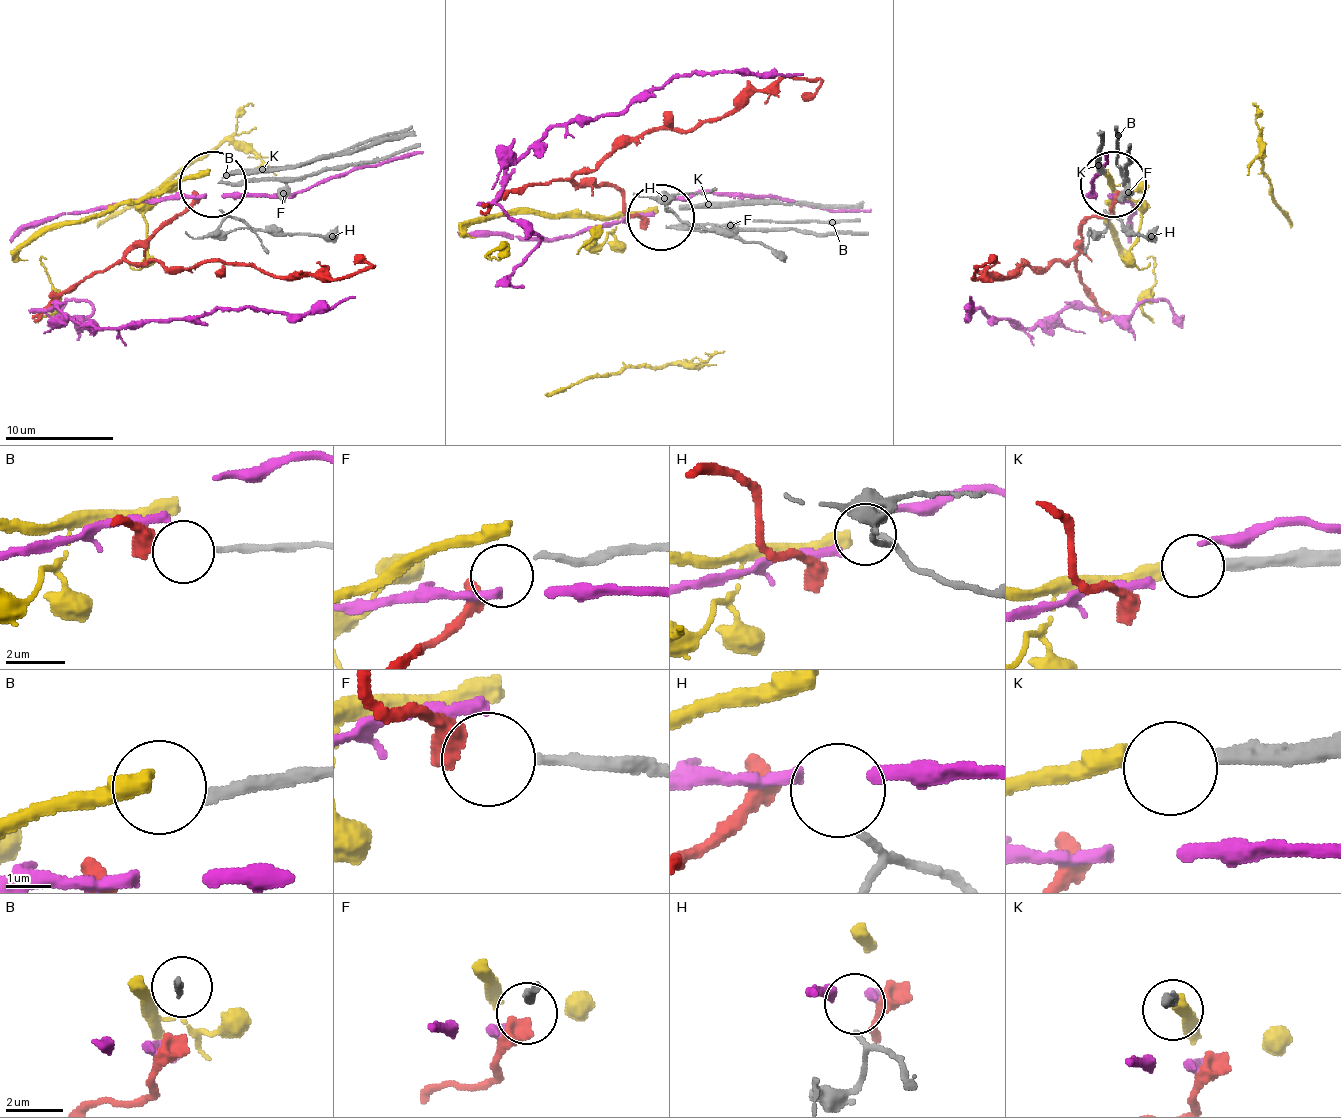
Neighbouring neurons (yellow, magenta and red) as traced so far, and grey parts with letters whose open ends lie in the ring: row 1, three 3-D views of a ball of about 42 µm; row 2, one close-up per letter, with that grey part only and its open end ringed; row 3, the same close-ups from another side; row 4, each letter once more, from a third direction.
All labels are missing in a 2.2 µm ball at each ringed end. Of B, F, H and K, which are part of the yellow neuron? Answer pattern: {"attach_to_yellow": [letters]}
{"attach_to_yellow": ["K"]}

